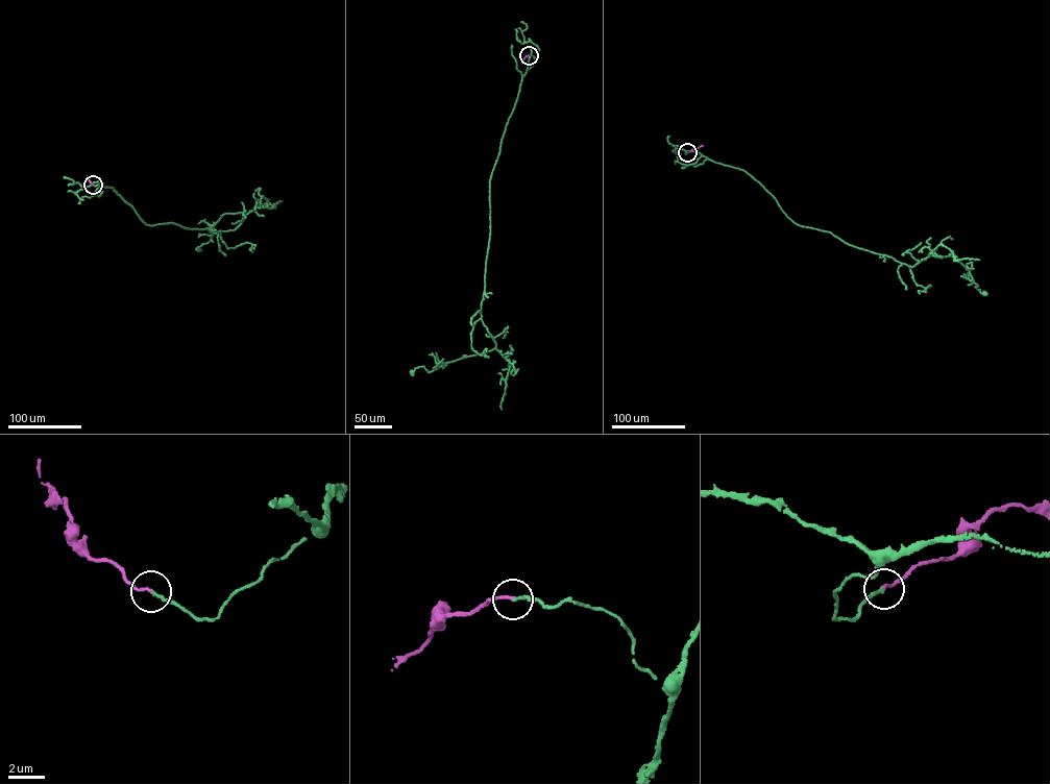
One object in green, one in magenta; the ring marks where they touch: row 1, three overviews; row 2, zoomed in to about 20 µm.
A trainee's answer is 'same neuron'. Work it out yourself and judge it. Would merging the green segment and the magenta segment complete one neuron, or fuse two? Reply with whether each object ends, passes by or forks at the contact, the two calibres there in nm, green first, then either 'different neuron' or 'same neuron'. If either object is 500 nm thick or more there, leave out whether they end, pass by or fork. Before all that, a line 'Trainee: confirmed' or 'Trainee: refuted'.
Trainee: confirmed
green ends there; magenta ends there; 150 nm thick on the green side, 150 nm on the other; same neuron

